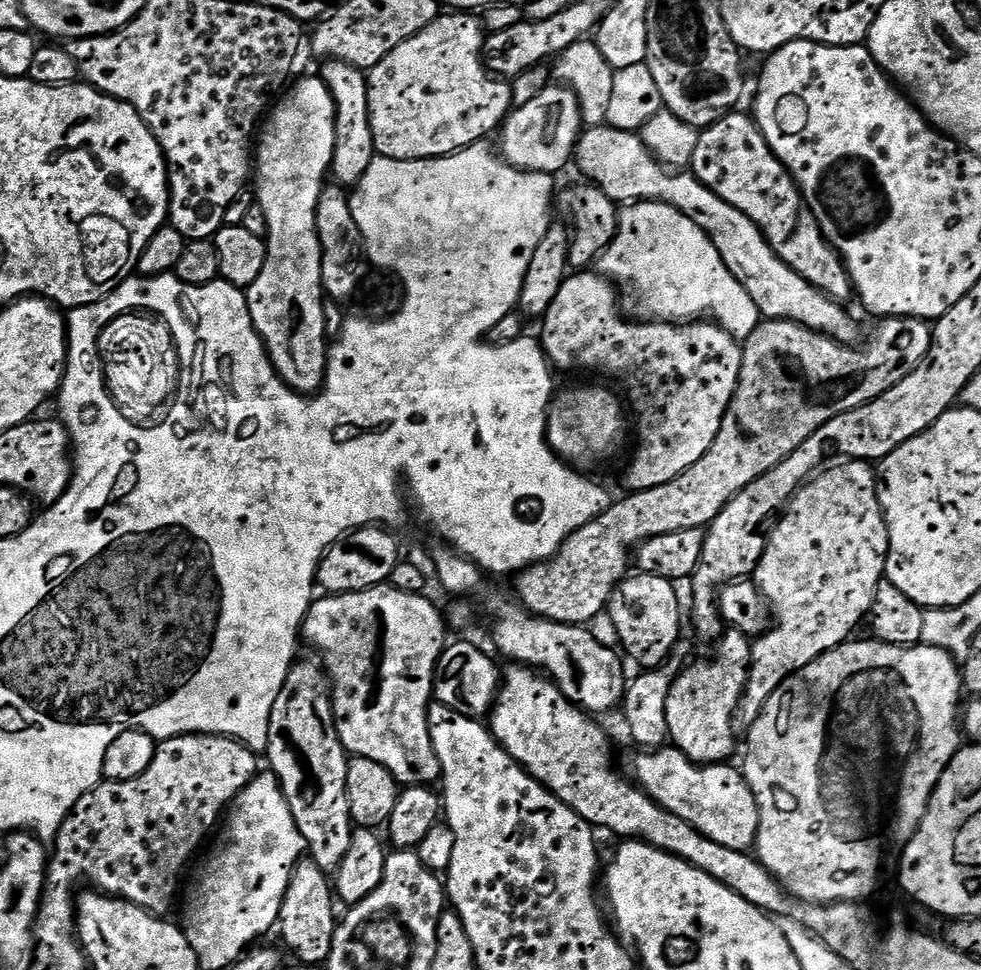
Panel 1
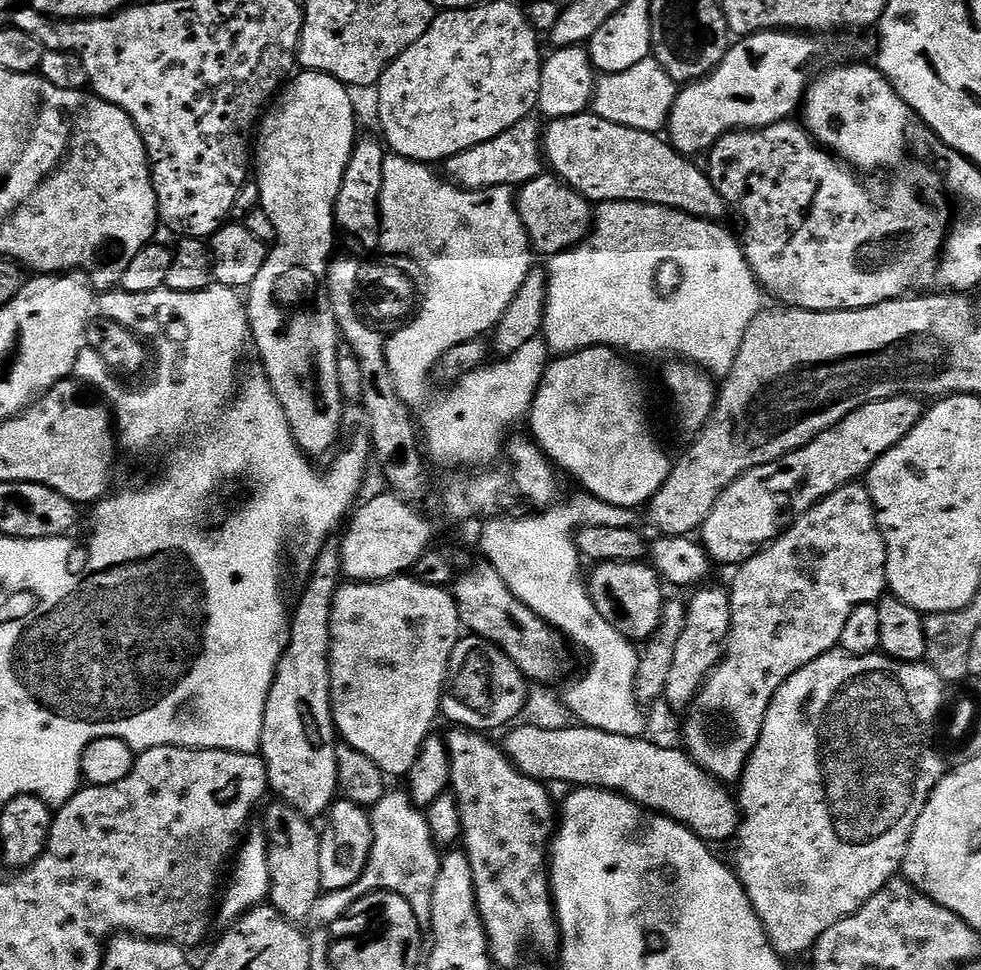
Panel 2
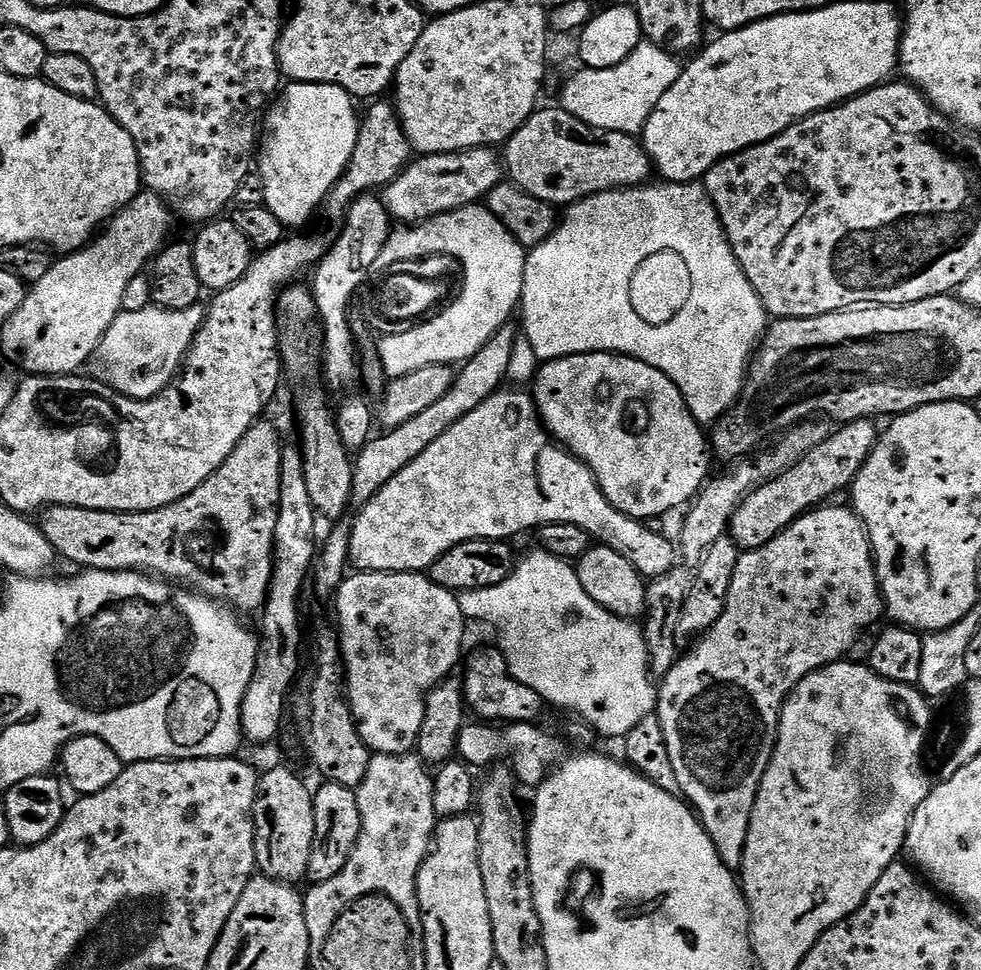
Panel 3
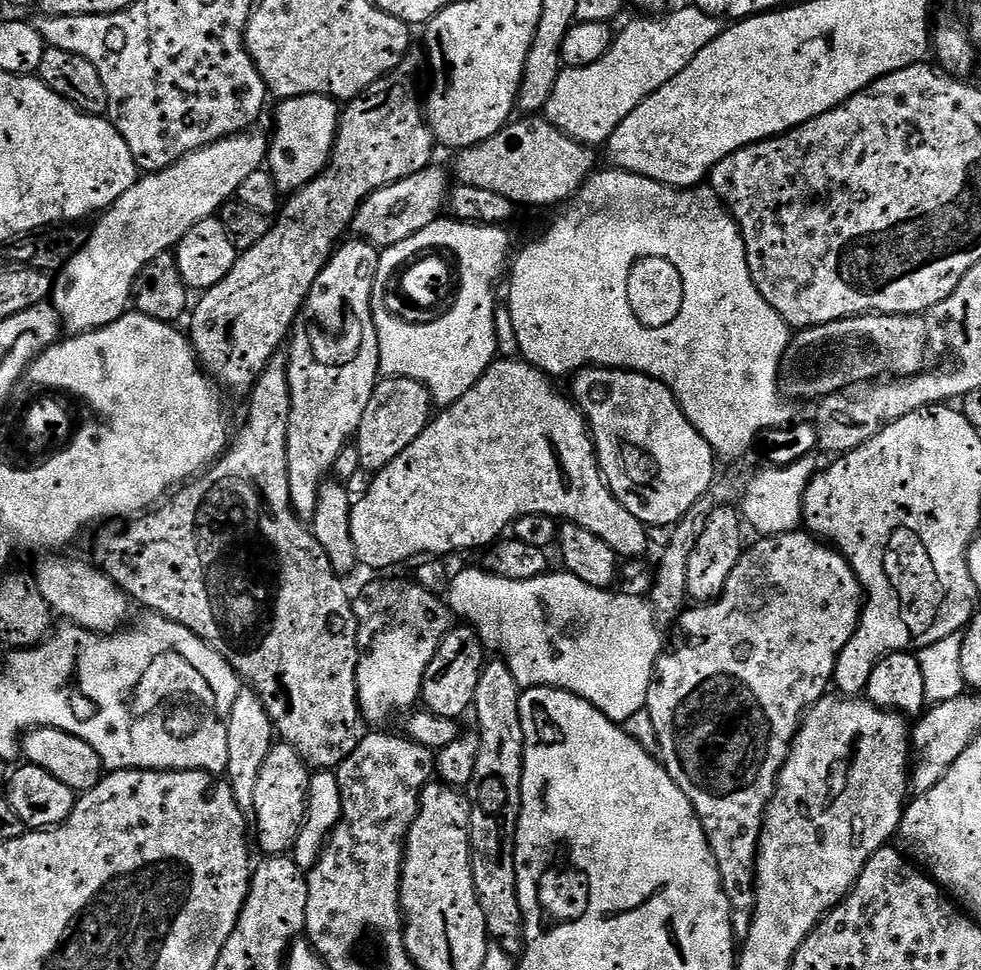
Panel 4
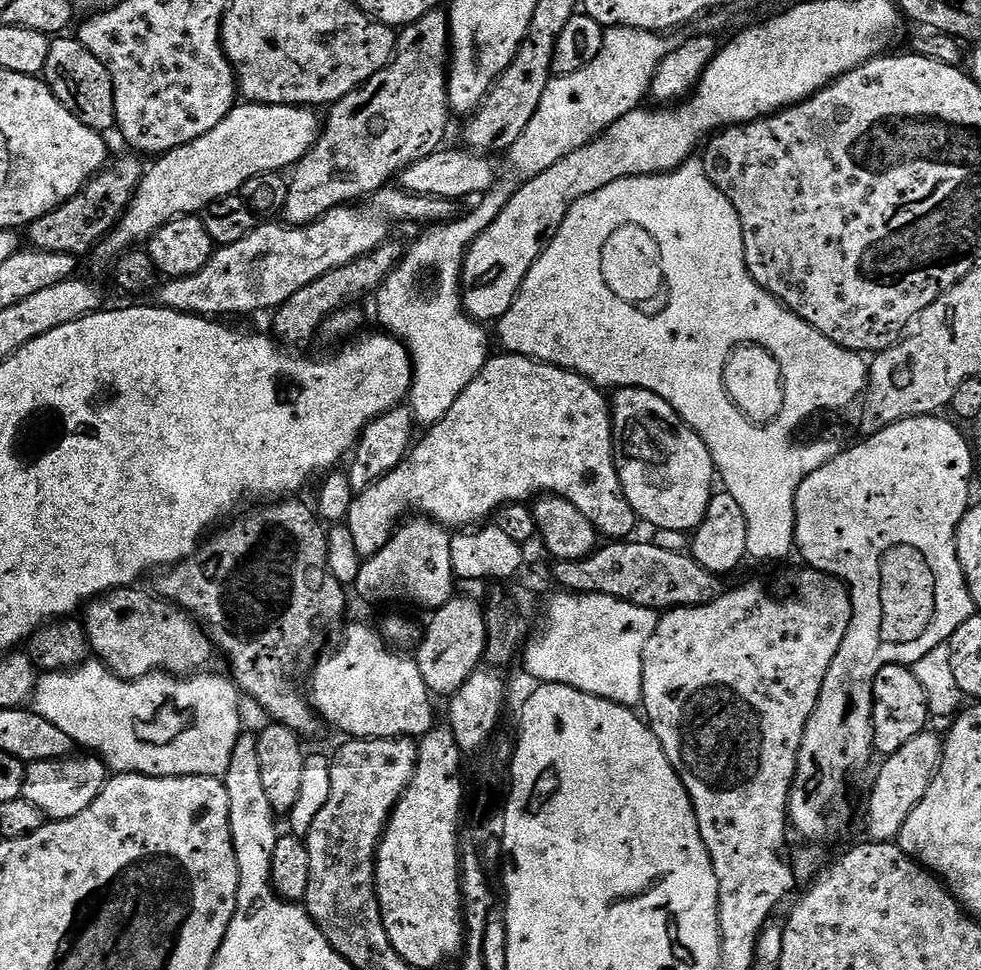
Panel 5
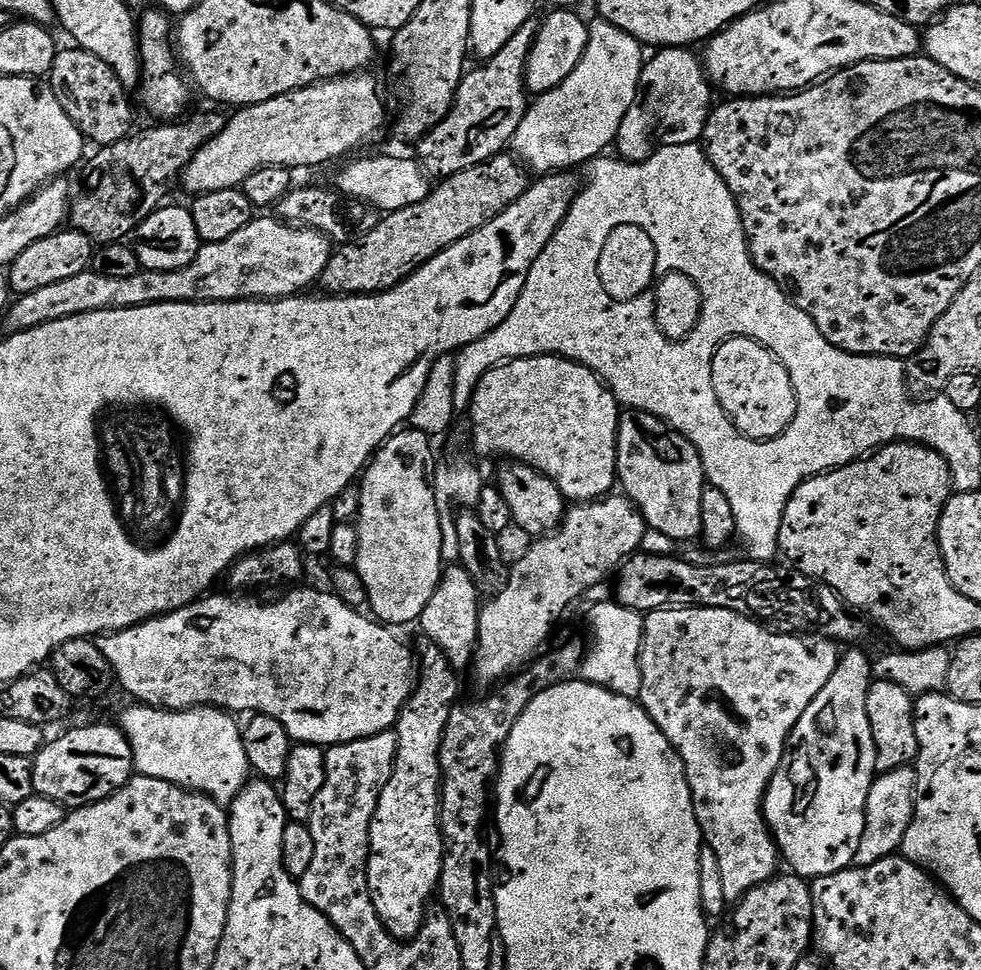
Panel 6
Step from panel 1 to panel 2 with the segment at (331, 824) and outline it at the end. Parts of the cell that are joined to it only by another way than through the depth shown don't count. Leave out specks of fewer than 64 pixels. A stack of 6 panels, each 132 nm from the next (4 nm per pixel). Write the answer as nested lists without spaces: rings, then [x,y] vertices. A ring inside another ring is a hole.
[[[336,542],[325,543],[315,557],[316,565],[312,568],[312,577],[308,580],[308,585],[304,588],[304,593],[300,596],[300,602],[294,606],[294,615],[290,620],[288,629],[288,645],[286,650],[280,655],[280,661],[276,667],[276,677],[270,686],[270,694],[266,698],[266,714],[262,718],[262,738],[260,739],[259,755],[262,757],[266,770],[268,771],[268,787],[274,793],[277,792],[279,799],[285,804],[289,804],[294,810],[298,810],[302,815],[309,818],[320,818],[332,807],[338,796],[340,783],[338,782],[338,733],[336,723],[332,720],[332,679],[330,678],[330,650],[332,649],[332,634],[330,624],[332,622],[332,607],[337,590],[342,587],[340,570],[340,545]]]

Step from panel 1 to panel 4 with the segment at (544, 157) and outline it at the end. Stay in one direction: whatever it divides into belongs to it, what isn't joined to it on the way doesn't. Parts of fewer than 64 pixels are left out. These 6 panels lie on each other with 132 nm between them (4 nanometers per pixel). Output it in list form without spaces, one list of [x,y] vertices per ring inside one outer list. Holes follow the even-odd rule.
[[[429,166],[418,170],[418,174],[410,174],[410,178],[402,178],[402,182],[394,182],[370,194],[370,198],[366,198],[356,211],[350,225],[351,231],[359,239],[368,240],[383,250],[430,226],[430,222],[434,222],[441,215],[446,204],[446,193],[450,188],[447,174],[436,167]]]

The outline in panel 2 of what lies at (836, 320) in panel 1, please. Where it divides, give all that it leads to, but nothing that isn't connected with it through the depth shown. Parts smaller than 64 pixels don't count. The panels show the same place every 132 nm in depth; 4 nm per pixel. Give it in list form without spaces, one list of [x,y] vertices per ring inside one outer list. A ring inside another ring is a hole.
[[[591,111],[570,118],[548,120],[542,132],[547,164],[564,183],[589,202],[625,200],[673,208],[698,220],[713,222],[726,212],[724,199],[714,190],[707,171],[681,156],[663,135],[618,126],[615,119],[592,116]]]

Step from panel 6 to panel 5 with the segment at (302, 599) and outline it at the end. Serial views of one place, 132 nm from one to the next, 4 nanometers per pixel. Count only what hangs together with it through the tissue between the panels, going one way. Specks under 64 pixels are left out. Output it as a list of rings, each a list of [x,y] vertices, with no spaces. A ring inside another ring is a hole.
[[[135,587],[118,588],[97,596],[83,609],[82,623],[84,633],[88,635],[88,647],[94,653],[95,659],[108,667],[115,676],[124,680],[137,680],[148,676],[152,672],[167,672],[173,675],[184,676],[196,674],[212,660],[214,645],[205,634],[203,628],[175,604],[157,598],[155,595],[147,596],[144,592],[136,592]],[[352,624],[346,628],[343,629],[344,641],[337,646],[336,652],[329,651],[321,655],[311,669],[312,681],[308,684],[308,692],[306,688],[306,699],[316,715],[325,725],[333,724],[338,731],[345,732],[345,737],[354,740],[377,740],[391,736],[419,738],[426,735],[434,727],[433,701],[426,686],[426,678],[422,678],[422,670],[418,670],[415,659],[411,655],[399,656],[391,652],[396,650],[389,647],[377,629],[375,632],[364,624]]]

